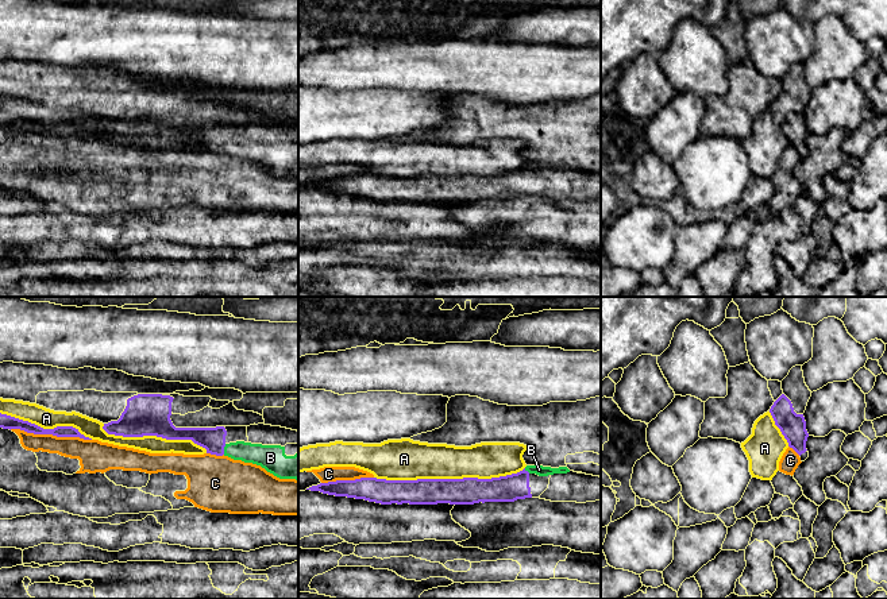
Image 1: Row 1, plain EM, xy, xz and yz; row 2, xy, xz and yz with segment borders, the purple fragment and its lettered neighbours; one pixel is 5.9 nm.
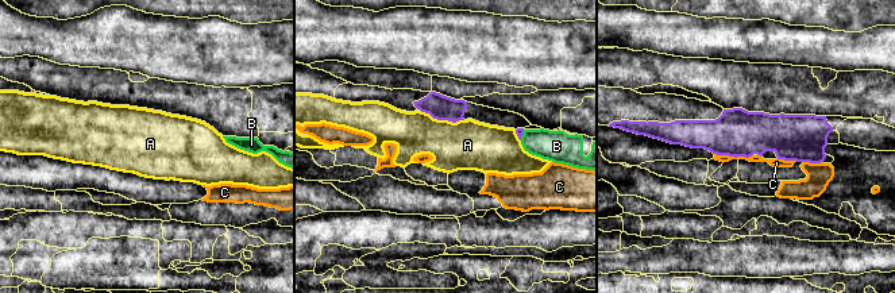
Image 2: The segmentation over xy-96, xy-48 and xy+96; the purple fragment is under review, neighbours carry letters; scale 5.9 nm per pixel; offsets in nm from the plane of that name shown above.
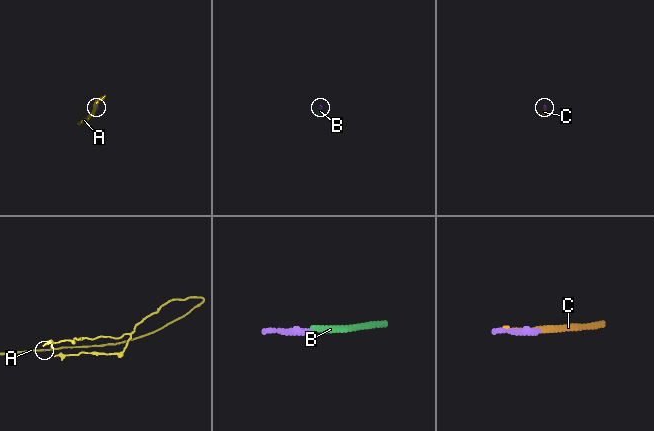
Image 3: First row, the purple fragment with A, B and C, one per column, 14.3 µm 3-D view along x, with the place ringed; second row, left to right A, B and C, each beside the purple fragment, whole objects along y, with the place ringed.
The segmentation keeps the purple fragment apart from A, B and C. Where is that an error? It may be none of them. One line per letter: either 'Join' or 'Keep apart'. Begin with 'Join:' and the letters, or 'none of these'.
Join: B
A: Keep apart
B: Join
C: Keep apart

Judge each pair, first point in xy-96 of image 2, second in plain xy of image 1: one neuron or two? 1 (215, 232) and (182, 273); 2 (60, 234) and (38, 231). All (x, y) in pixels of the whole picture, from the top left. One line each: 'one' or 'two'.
1: two
2: one

